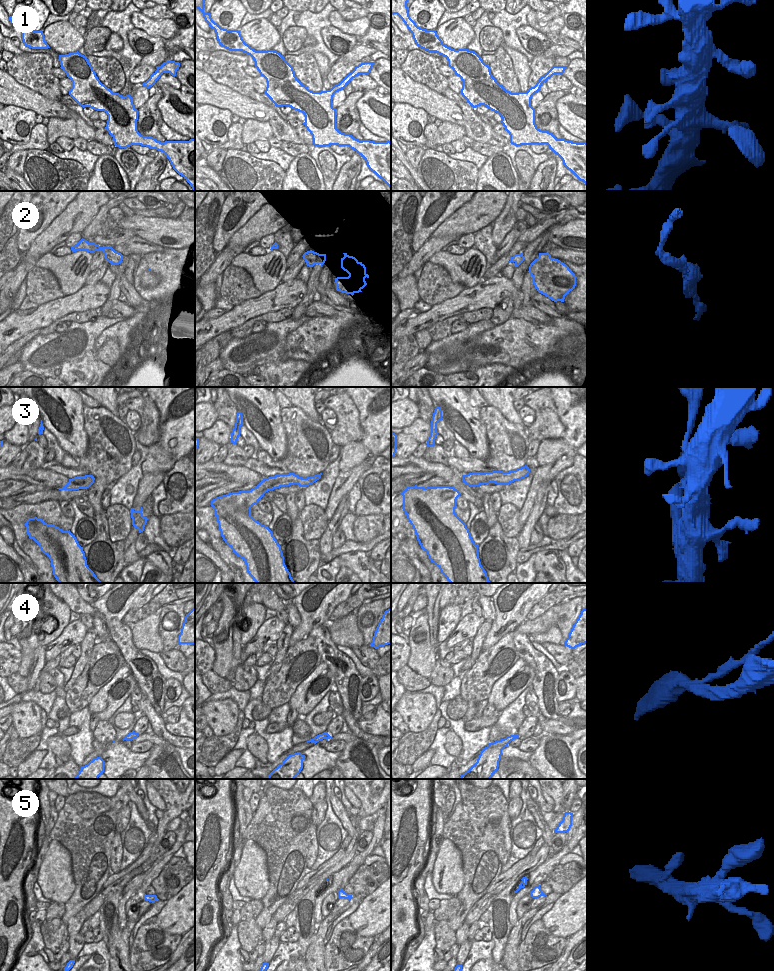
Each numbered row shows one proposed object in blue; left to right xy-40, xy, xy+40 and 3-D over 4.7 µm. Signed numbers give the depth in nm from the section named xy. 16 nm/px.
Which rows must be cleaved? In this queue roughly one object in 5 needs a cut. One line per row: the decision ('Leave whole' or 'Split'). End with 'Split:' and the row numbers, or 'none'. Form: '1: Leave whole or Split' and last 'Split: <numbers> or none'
1: Split
2: Leave whole
3: Leave whole
4: Split
5: Leave whole
Split: 1, 4.

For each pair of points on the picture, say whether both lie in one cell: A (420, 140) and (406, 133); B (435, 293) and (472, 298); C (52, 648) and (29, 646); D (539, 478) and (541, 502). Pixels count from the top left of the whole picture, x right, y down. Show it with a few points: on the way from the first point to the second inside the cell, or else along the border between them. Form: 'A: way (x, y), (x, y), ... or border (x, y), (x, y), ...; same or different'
A: way (417, 139), (409, 134); same
B: border (465, 288), (455, 296), (433, 305); different
C: border (63, 630), (46, 646); different
D: border (550, 481), (545, 482), (539, 488), (531, 509); different

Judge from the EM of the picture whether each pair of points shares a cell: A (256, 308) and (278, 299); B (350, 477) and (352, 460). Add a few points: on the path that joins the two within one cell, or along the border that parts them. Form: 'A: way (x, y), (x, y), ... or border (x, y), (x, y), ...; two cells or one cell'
A: way (261, 305), (273, 301); one cell
B: border (373, 456), (367, 456), (350, 469), (340, 471); two cells

